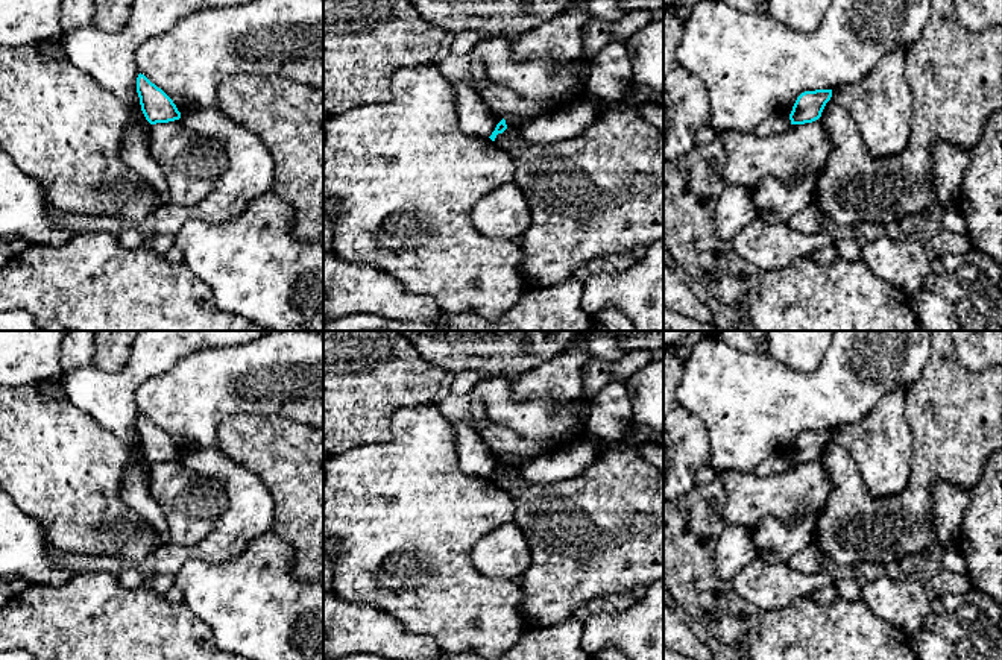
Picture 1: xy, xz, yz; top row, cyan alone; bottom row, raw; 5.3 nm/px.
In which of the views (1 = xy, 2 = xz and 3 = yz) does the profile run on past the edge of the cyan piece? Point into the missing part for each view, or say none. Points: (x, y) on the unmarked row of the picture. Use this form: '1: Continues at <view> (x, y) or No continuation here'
1: No continuation here
2: No continuation here
3: No continuation here

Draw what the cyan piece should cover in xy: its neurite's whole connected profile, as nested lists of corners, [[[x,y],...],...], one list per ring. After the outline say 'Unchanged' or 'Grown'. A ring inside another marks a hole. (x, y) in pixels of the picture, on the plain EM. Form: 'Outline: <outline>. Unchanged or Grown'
Outline: [[[144,414],[137,417],[137,432],[141,451],[150,464],[169,463],[181,458],[173,440]]]. Unchanged

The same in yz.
Outline: [[[815,429],[802,432],[797,437],[789,454],[791,464],[805,464],[818,460],[830,437],[832,429]]]. Unchanged

